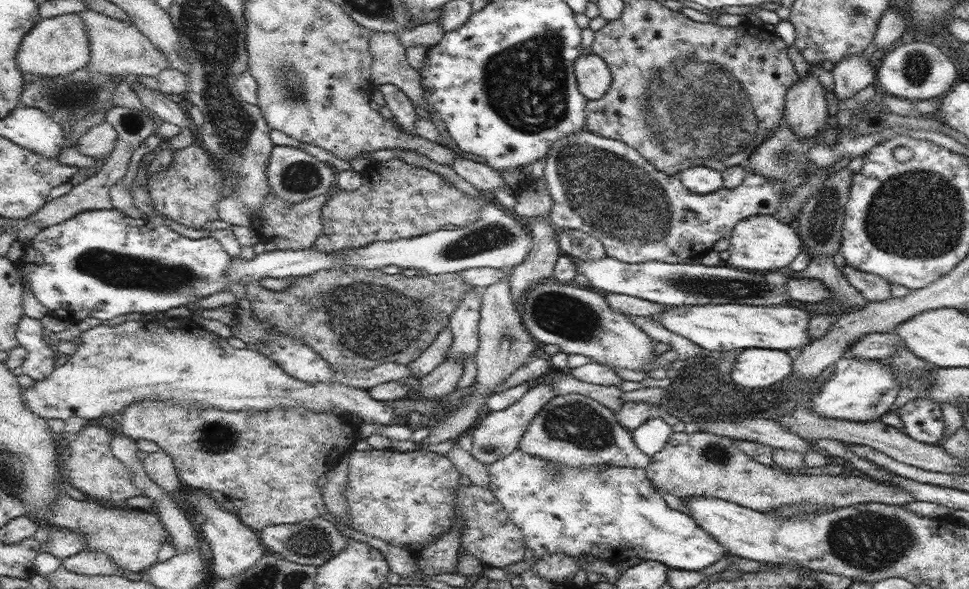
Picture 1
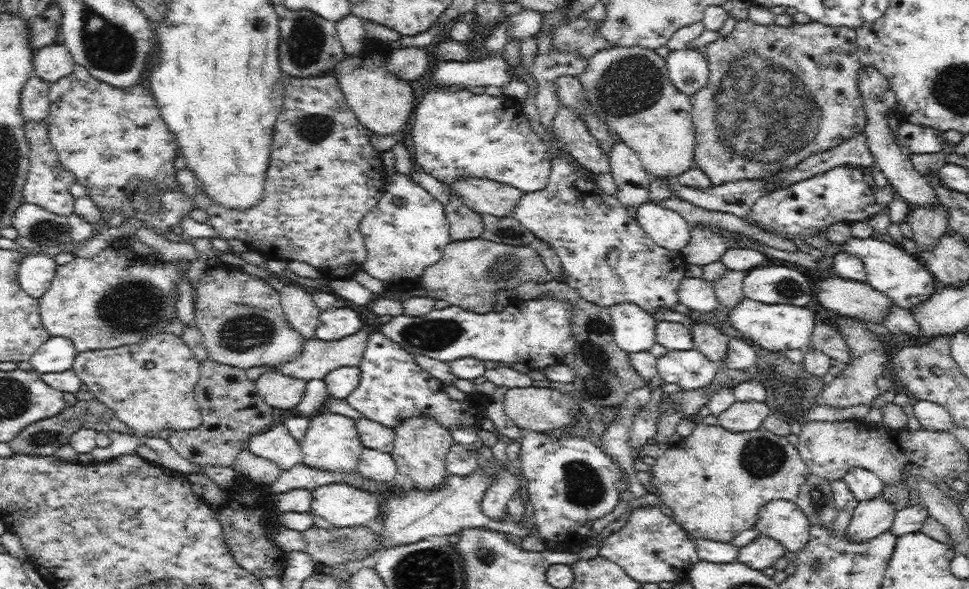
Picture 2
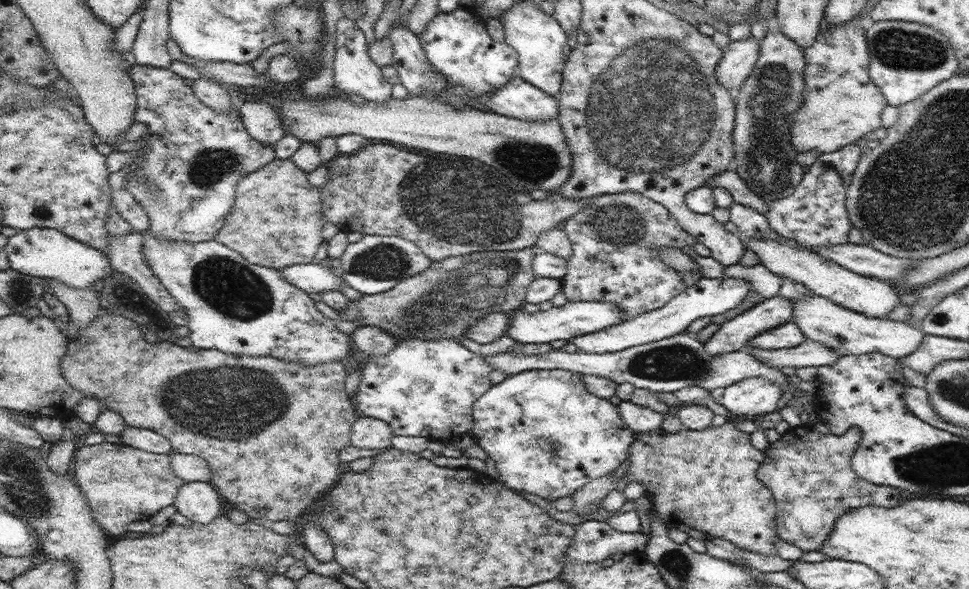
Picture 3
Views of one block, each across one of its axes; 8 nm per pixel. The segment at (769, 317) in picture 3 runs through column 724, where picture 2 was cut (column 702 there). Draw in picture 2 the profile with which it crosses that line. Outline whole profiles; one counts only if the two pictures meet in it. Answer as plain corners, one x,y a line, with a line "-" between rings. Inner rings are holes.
696,322
692,326
692,336
694,336
694,350
700,350
708,360
716,362
718,366
724,366
730,336
722,334
718,328
708,326
704,322

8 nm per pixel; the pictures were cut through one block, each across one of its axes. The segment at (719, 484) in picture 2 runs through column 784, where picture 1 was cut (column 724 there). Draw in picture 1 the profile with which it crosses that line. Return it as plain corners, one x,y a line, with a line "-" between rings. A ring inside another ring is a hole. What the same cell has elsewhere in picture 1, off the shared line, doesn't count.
673,432
667,438
665,448
649,458
649,466
643,472
661,494
675,494
681,500
695,496
721,498
755,512
773,512
777,508
789,508
795,504
833,504
835,508
843,508
863,502
879,502
887,506
903,506
913,502
911,492
905,492
895,484
861,480
859,474
851,474
851,478
827,474
805,476
791,472
787,474
777,466
763,466
745,456
731,438
707,432

